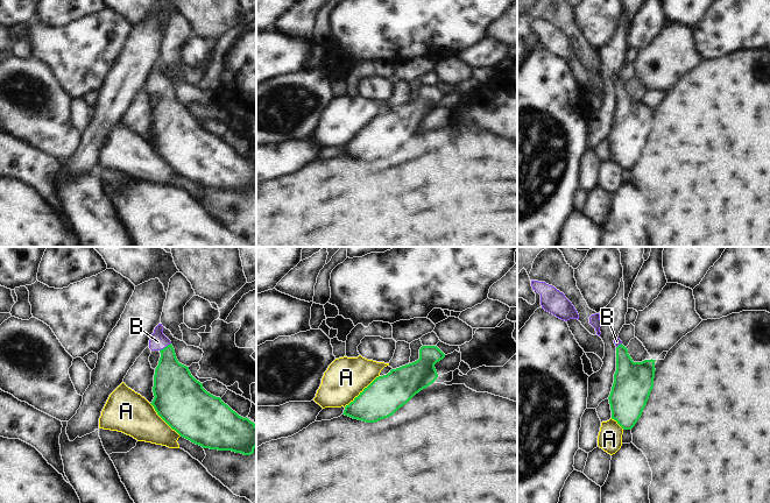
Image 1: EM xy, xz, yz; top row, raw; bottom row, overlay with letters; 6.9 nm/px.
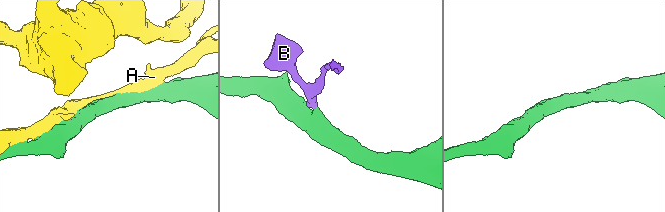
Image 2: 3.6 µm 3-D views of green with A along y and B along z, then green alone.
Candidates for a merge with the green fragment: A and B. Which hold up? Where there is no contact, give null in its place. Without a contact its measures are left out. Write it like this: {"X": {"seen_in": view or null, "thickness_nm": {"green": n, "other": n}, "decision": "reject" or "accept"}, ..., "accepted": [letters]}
{"A": {"seen_in": "xz", "thickness_nm": {"green": 260, "other": 280}, "decision": "reject"}, "B": {"seen_in": "xy", "thickness_nm": {"green": 280, "other": 120}, "decision": "accept"}, "accepted": ["B"]}

